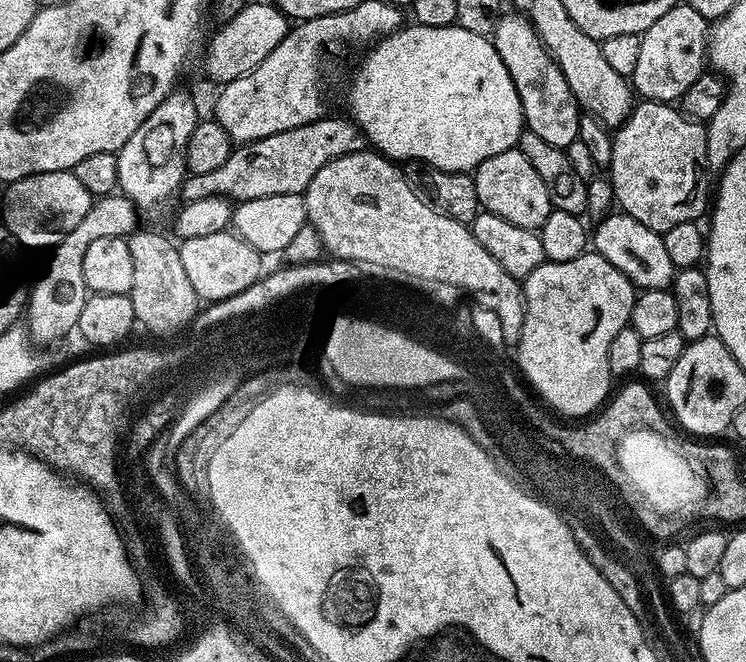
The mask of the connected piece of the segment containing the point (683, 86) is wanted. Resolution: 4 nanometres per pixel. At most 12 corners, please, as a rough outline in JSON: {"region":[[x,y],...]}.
{"region":[[687,2],[640,36],[635,95],[679,101],[705,75],[709,21]]}

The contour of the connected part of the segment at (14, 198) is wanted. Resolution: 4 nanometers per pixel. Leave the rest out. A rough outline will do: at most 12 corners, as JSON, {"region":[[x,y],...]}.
{"region":[[75,171],[7,185],[17,245],[55,248],[90,210]]}

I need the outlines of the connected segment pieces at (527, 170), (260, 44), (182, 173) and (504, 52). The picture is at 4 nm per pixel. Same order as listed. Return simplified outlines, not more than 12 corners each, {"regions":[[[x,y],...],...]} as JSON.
{"regions":[[[519,147],[474,169],[481,209],[538,230],[554,210]],[[245,3],[212,36],[217,85],[254,70],[290,36],[275,3]],[[174,88],[117,152],[117,187],[160,211],[200,115]],[[501,15],[490,39],[527,131],[567,150],[581,109],[529,17]]]}

